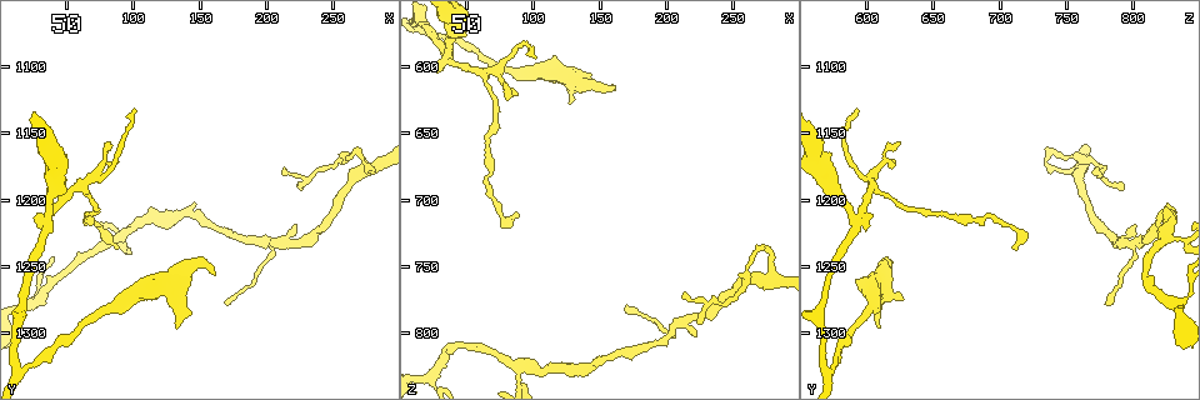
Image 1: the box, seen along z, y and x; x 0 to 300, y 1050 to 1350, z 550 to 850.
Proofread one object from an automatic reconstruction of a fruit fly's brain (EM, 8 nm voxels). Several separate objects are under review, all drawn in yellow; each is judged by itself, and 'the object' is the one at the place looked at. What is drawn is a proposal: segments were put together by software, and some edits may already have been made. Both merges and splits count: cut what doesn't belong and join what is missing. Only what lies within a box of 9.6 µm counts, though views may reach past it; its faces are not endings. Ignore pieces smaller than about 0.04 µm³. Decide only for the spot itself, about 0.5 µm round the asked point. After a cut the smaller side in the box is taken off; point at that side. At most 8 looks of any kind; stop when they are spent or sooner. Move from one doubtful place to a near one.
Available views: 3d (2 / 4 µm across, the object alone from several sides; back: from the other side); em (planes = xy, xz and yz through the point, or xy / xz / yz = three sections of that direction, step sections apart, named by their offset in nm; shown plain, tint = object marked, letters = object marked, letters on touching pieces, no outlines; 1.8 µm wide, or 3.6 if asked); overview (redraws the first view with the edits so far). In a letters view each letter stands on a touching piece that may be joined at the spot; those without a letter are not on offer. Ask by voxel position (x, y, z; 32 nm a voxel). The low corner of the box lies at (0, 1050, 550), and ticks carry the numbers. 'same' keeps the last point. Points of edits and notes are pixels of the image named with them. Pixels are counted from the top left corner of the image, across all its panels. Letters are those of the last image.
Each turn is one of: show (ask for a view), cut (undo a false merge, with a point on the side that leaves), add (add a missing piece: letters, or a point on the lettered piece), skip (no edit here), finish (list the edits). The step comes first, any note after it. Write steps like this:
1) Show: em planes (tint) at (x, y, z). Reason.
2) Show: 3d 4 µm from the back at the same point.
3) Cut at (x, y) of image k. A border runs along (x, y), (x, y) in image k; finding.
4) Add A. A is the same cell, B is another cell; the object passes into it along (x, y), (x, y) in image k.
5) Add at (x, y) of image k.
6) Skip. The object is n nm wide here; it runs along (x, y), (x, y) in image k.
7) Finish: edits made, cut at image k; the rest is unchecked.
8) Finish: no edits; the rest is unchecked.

Show: em planes (letters) at (62, 1192, 606). A fork.

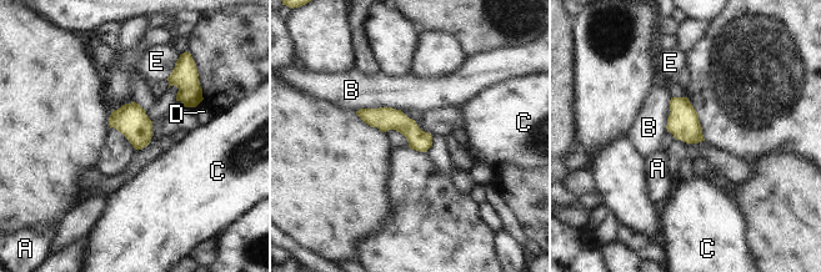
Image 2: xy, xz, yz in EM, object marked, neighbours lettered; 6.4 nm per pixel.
Skip. A, B, C, D and E are other cells; a border runs along (401, 110), (360, 107), (356, 111) in image 2; continuous, no second neuron.

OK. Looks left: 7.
Show: 3d 4 µm at (24, 1278, 832). Arms part here.

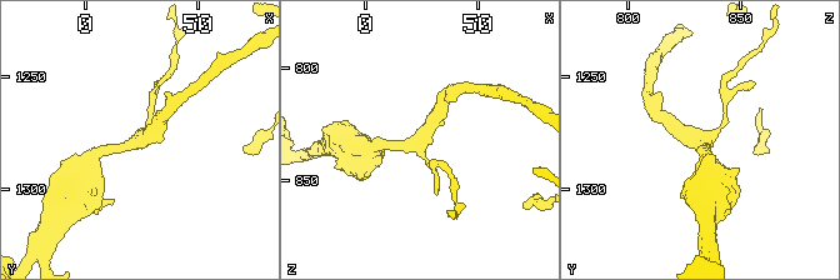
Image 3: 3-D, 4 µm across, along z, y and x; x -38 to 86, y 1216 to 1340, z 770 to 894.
Show: em 3.6 µm planes (letters) at (22, 1278, 834). 3 arms meet here.

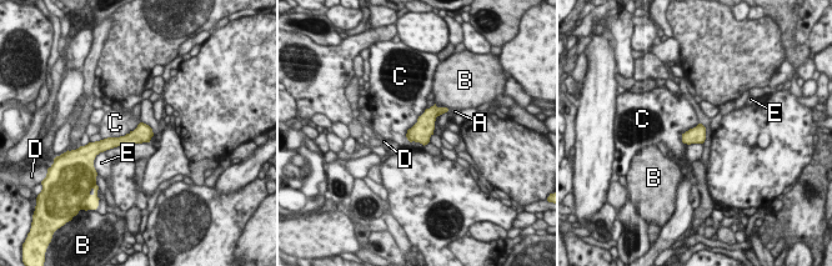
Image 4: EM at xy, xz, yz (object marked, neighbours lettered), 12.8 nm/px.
Skip. The object is 220 nm wide here; A, B, C, D and E are other cells; it runs along (149, 131), (104, 145) in image 4; all the same neuron.

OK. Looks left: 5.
Show: 3d 4 µm at (88, 1230, 824). Sharp bend.

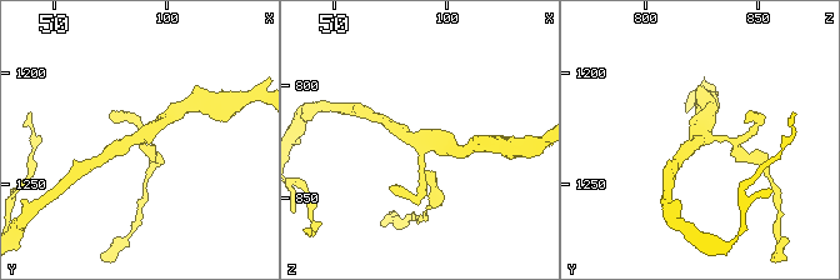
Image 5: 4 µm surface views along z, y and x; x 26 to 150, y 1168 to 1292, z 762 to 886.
Show: em planes (letters) at (88, 1229, 824). 4 arms meet here; shape alone is not enough.

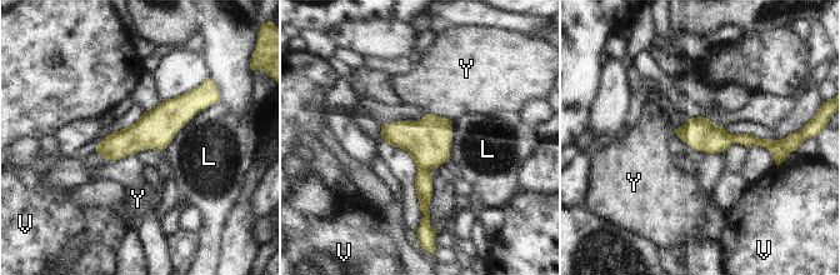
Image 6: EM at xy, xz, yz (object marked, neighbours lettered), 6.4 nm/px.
Skip. The longest contact is with L, 480 nm; L, V and Y are other cells; one neuron here.

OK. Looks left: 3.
Finish: no edits; the rest is unchecked.

